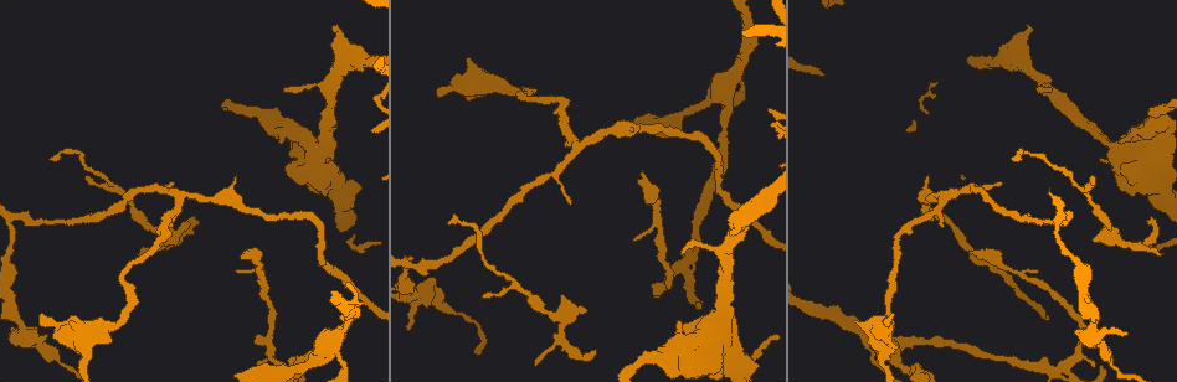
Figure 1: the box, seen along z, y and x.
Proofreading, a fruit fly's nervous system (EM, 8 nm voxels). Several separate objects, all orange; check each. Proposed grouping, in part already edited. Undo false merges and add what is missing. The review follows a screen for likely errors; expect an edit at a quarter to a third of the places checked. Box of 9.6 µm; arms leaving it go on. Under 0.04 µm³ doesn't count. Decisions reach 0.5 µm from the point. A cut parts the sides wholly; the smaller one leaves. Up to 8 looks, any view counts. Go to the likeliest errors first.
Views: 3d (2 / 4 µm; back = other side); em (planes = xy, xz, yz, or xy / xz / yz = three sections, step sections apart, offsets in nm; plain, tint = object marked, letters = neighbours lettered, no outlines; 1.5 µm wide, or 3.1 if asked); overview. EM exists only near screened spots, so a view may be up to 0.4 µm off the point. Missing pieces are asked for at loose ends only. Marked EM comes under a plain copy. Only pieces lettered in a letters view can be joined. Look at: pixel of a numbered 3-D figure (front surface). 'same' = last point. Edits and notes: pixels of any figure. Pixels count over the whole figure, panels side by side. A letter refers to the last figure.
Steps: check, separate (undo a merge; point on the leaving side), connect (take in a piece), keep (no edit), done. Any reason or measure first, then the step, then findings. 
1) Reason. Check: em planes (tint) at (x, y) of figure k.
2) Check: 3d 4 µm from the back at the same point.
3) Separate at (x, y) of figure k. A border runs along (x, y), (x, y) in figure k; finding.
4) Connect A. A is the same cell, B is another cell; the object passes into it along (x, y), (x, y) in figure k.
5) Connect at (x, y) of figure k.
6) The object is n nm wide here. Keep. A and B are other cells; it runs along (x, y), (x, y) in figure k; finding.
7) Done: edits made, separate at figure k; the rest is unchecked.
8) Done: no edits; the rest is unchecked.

Tapers out. Check: 3d 4 µm at (596, 352) of figure 1.

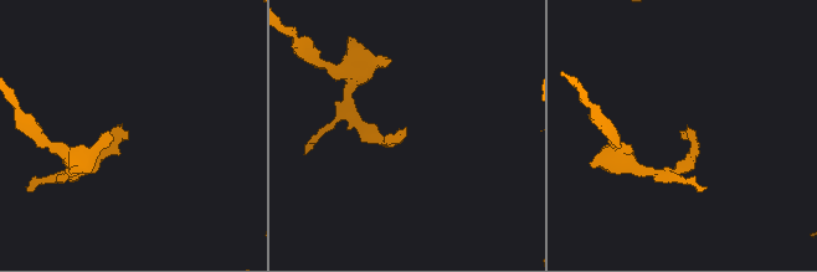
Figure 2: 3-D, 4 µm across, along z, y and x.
Shape alone is not enough. Check: em yz step 4 (letters) at (685, 139) of figure 2.

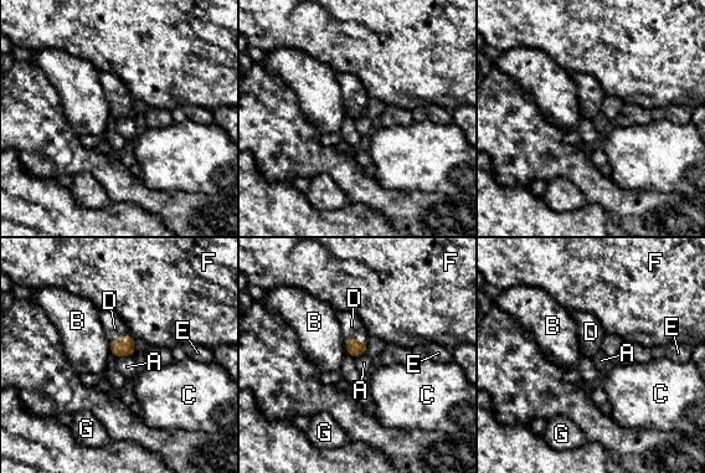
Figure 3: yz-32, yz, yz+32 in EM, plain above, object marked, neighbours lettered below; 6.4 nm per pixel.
Connect D. D is the same cell, A, B, C, E, F and G are other cells; the object passes into it along (354, 348), (355, 340), (351, 325) in figure 3; it goes on there.

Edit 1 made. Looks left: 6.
Redraw. Check: overview.

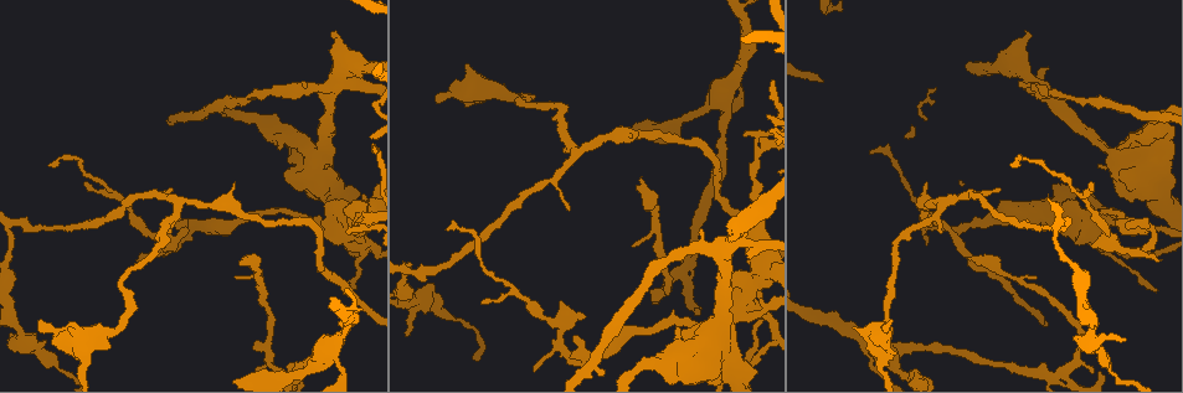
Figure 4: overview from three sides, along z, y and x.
Free end. Check: em planes (letters) at (731, 236) of figure 4.

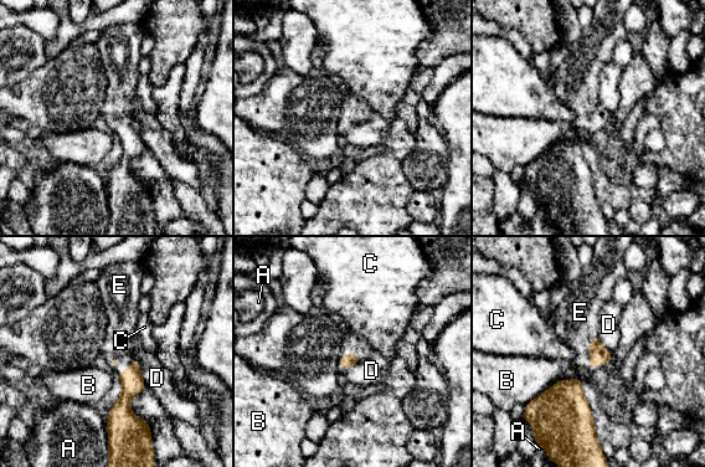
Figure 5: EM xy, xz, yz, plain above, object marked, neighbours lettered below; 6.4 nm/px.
Connect E. E is the same cell, A, B, C and D are other cells; the object passes into it along (598, 353), (593, 337), (580, 312) in figure 5; the cell continues.

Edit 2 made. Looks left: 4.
Redraw. Check: overview.

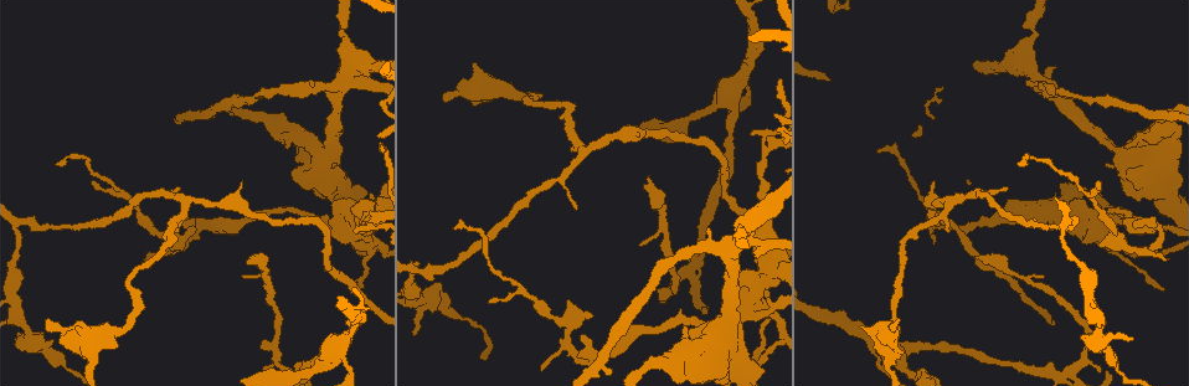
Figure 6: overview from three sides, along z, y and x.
Free end. Check: 3d 4 µm at (47, 321) of figure 6.

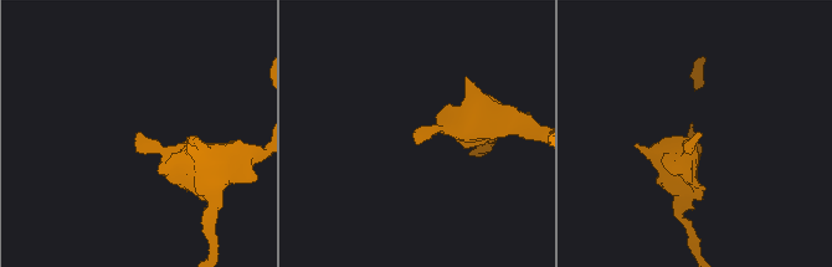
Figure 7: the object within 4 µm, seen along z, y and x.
Now the EM. Check: em xy step 4 (letters) at (139, 138) of figure 7.

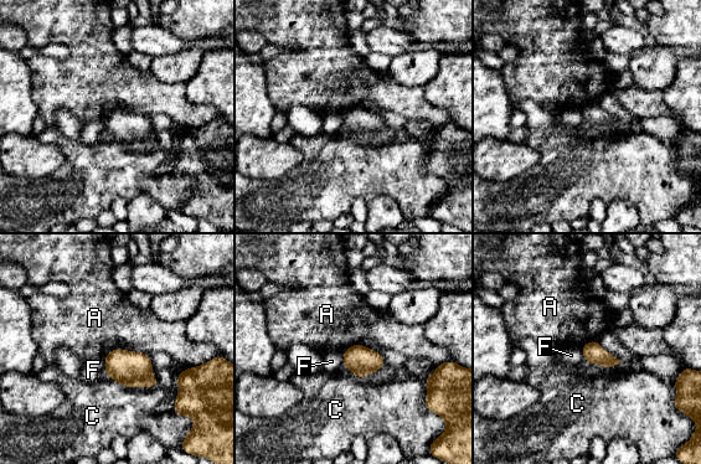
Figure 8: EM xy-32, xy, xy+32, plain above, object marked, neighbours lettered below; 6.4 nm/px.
Check: em planes (letters) at the same point.

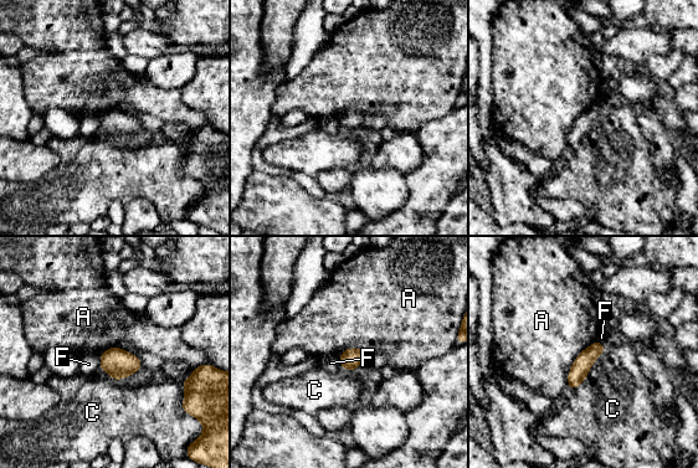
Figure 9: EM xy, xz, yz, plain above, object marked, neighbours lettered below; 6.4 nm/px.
The object is 120 nm wide here. Keep. A, C and F are other cells; a border runs along (595, 339), (573, 363), (568, 389) in figure 9; no lettered piece goes on from it.

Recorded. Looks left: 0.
Done: edits made, connect at figure 3, connect at figure 5; the rest is unchecked.

